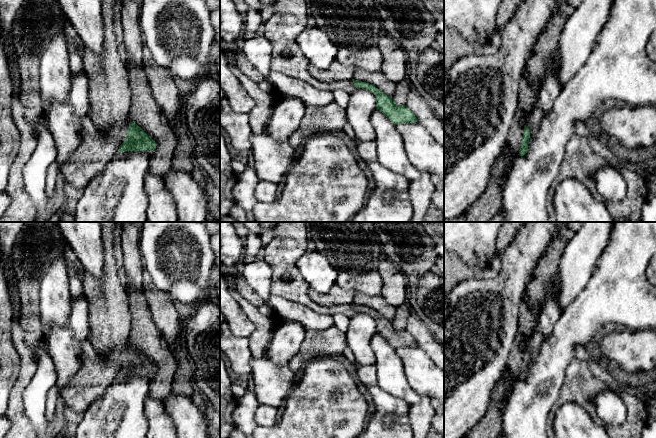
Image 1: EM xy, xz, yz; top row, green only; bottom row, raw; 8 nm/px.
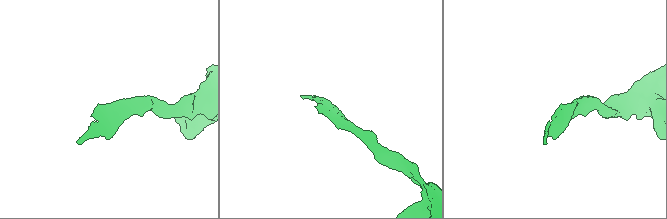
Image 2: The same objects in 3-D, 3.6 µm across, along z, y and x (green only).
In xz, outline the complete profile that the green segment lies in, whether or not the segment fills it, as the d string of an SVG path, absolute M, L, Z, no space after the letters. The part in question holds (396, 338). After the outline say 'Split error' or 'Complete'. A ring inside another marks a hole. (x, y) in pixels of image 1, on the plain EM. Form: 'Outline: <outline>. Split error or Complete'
Outline: M276 222L276 234L265 245L264 260L272 269L271 295L281 296L308 306L320 314L344 314L352 318L356 313L366 313L376 321L376 334L382 336L395 349L418 346L405 329L396 329L392 321L374 309L359 304L323 307L308 295L309 284L301 275L296 262L307 251L308 229L306 222Z. Split error

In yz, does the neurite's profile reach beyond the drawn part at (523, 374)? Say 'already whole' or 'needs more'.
needs more

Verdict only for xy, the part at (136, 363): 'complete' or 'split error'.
split error

